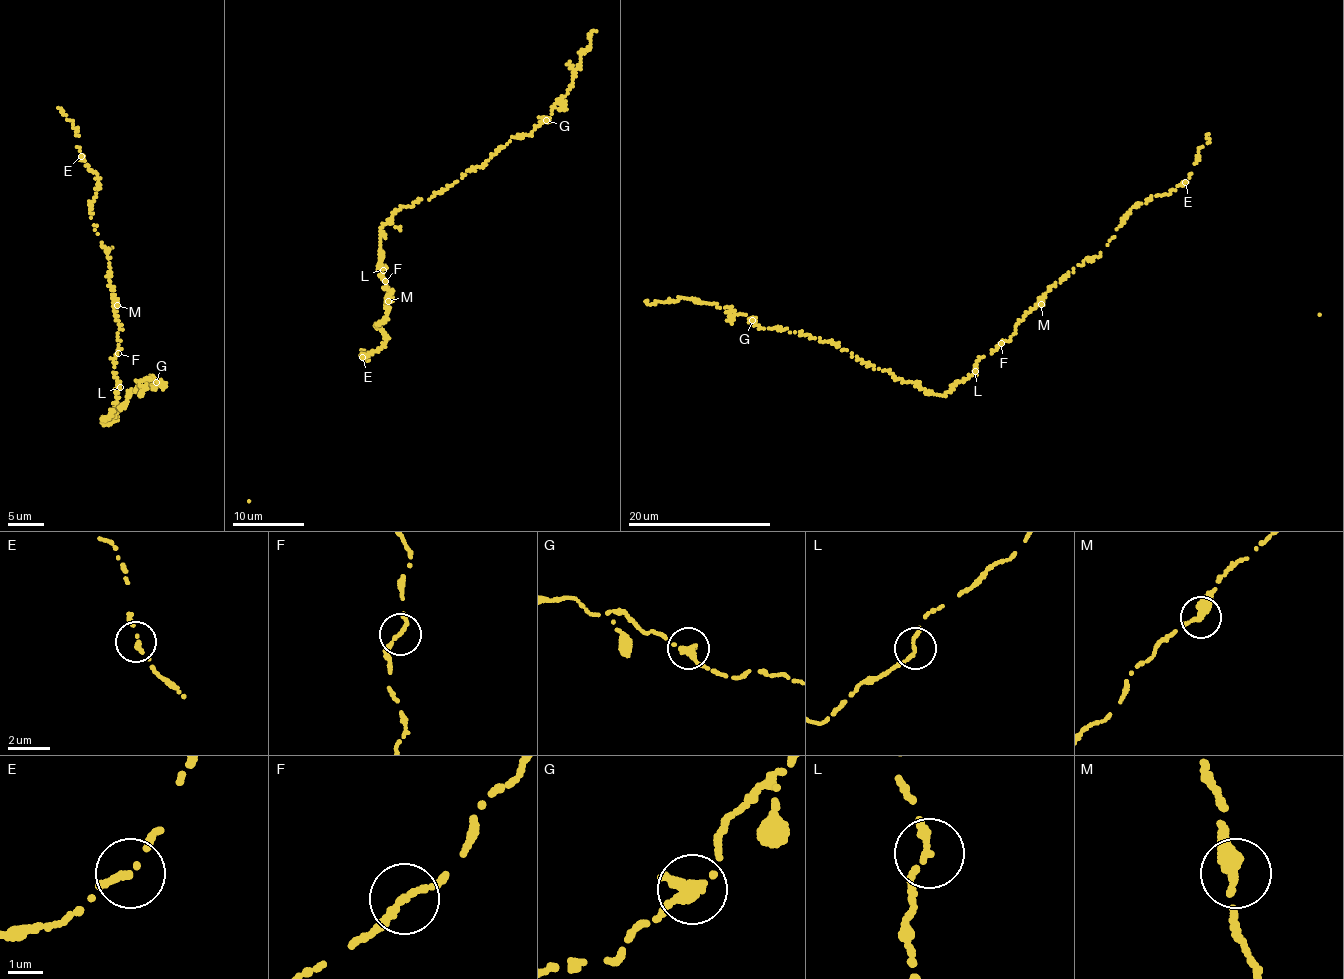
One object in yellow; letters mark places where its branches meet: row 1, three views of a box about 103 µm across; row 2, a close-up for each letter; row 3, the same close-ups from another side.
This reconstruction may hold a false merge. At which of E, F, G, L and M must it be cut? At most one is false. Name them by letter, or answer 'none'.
none

